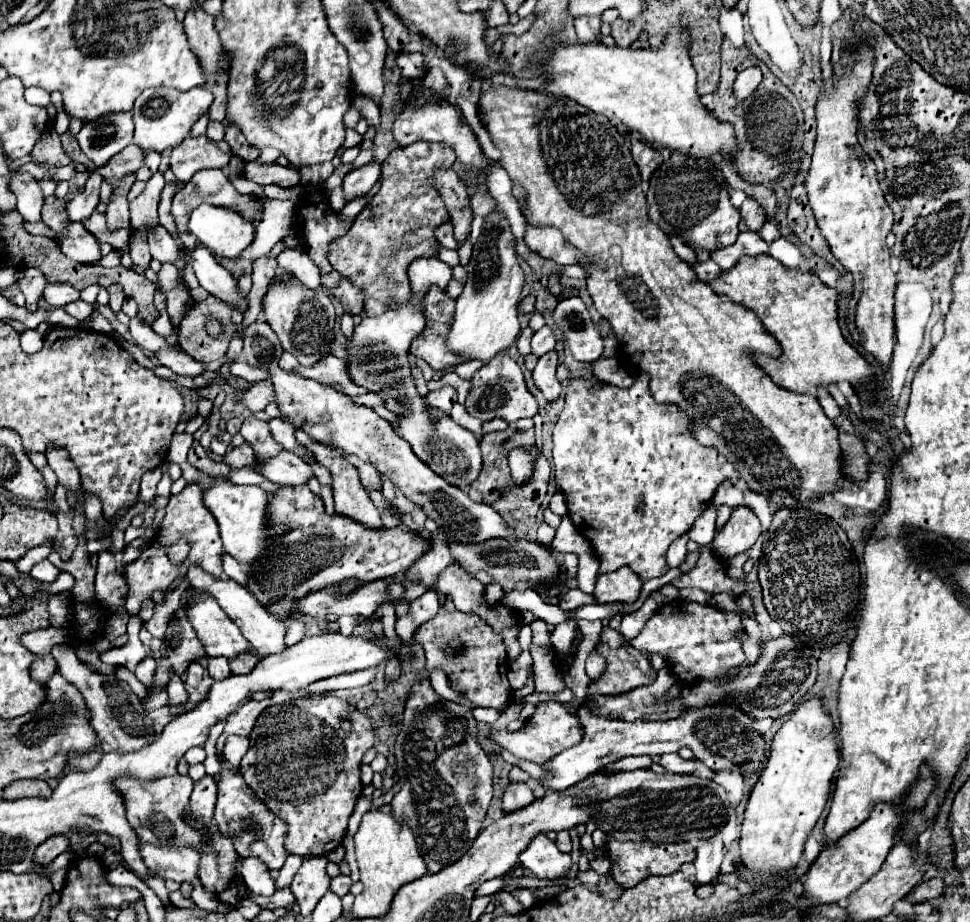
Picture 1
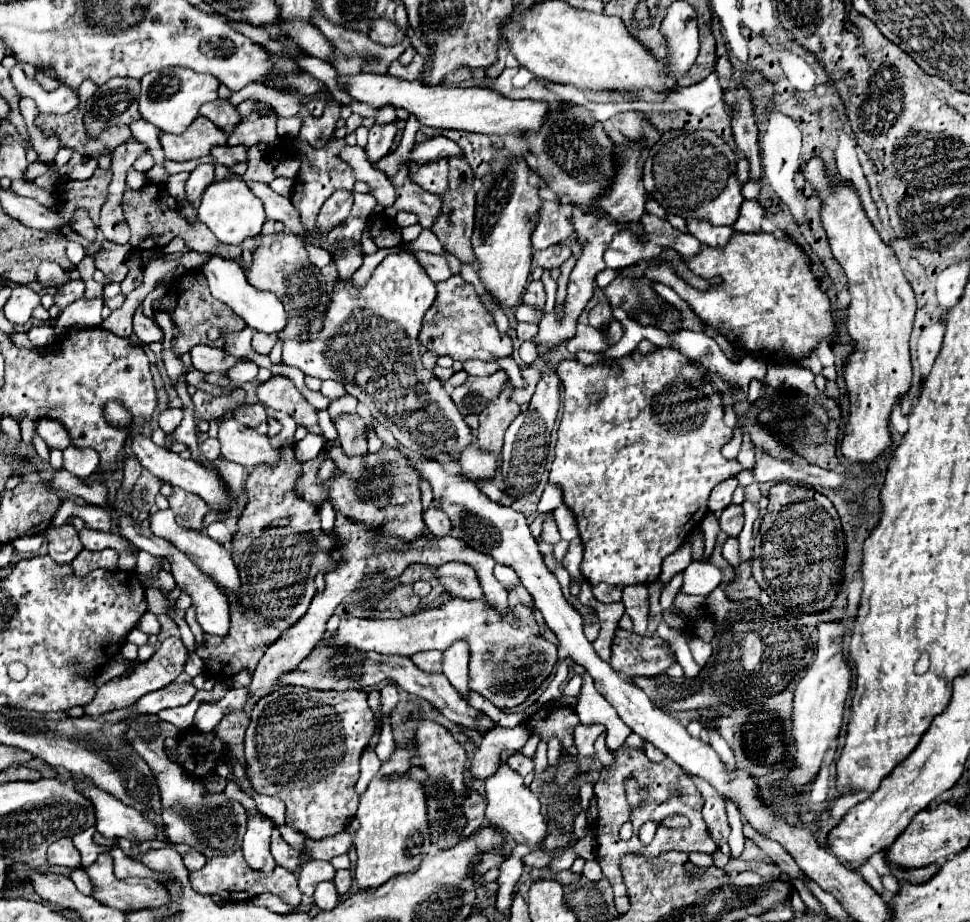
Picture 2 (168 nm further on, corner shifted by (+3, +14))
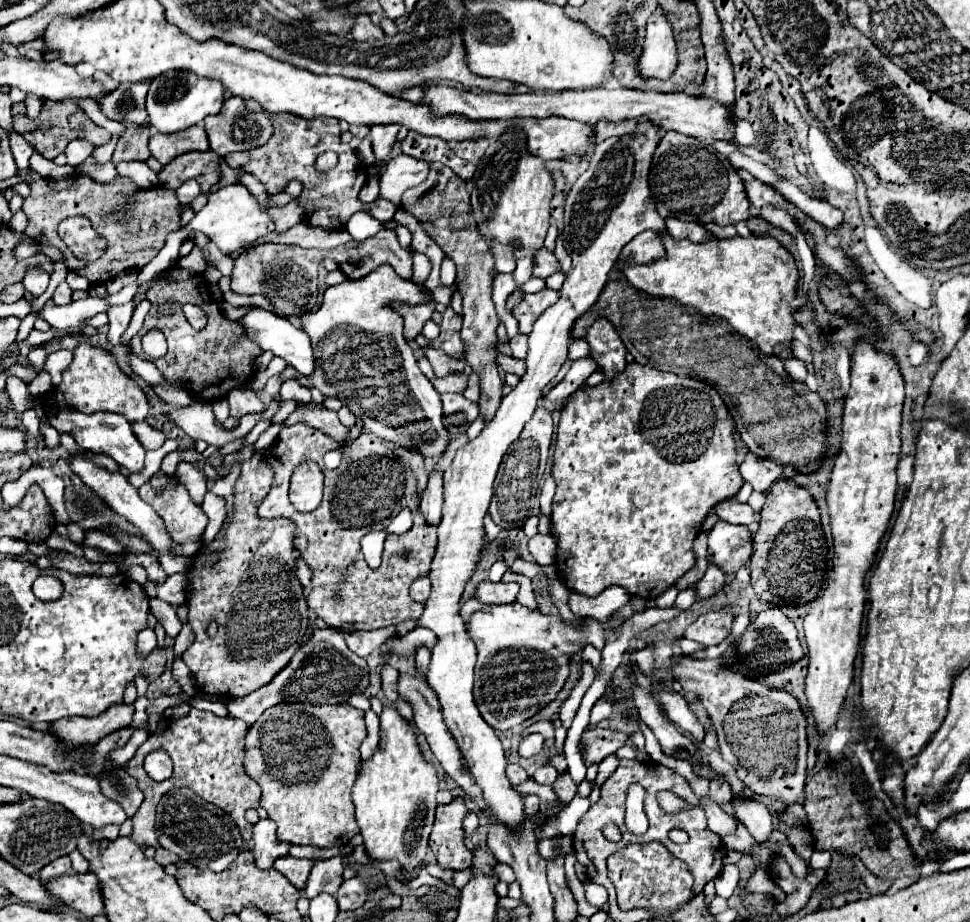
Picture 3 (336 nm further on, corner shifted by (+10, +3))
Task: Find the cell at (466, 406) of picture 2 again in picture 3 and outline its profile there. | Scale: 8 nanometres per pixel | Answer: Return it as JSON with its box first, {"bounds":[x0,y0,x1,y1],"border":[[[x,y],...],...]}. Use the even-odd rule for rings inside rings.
{"bounds":[442,394,478,438],"border":[[[444,394],[442,404],[444,404],[444,418],[450,418],[450,422],[446,420],[444,426],[448,428],[452,438],[462,436],[478,416],[478,404],[468,402],[466,398],[462,398],[462,394]]]}

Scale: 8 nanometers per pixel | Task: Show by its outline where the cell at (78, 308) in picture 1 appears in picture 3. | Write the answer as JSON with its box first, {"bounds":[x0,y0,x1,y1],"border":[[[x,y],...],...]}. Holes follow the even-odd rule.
{"bounds":[52,282,72,306],"border":[[[62,282],[62,284],[56,288],[52,300],[54,300],[56,306],[66,306],[66,304],[70,304],[70,302],[72,302],[72,290],[70,290],[70,286],[68,286],[66,282]]]}

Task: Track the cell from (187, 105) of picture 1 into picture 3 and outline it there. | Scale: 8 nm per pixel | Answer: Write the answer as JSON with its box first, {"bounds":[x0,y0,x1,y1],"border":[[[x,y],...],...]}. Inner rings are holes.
{"bounds":[146,72,224,134],"border":[[[168,72],[150,82],[150,90],[146,96],[148,110],[148,126],[162,134],[174,134],[186,130],[210,114],[218,114],[224,102],[224,88],[216,80],[198,78],[190,72]]]}

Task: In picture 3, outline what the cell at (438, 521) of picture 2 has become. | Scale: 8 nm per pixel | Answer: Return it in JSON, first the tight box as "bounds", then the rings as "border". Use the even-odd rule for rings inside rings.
{"bounds":[420,472,442,526],"border":[[[442,472],[430,474],[428,486],[420,496],[420,510],[428,520],[428,526],[438,526],[442,516]]]}

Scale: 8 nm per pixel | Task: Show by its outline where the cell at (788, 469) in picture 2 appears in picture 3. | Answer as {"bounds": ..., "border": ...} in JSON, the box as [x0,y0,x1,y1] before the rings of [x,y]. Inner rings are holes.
{"bounds":[740,454,782,492],"border":[[[748,454],[742,462],[740,462],[740,474],[746,482],[752,484],[754,490],[758,492],[766,492],[768,488],[772,488],[772,484],[776,480],[780,480],[782,476],[782,466],[760,458],[756,454]]]}

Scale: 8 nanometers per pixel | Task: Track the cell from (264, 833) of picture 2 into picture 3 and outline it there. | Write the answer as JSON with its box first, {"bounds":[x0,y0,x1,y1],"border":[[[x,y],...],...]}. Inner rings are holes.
{"bounds":[252,818,290,868],"border":[[[266,818],[266,820],[258,820],[254,824],[252,830],[252,854],[254,854],[254,862],[258,868],[272,868],[274,860],[288,854],[290,844],[280,842],[276,838],[276,824]]]}

